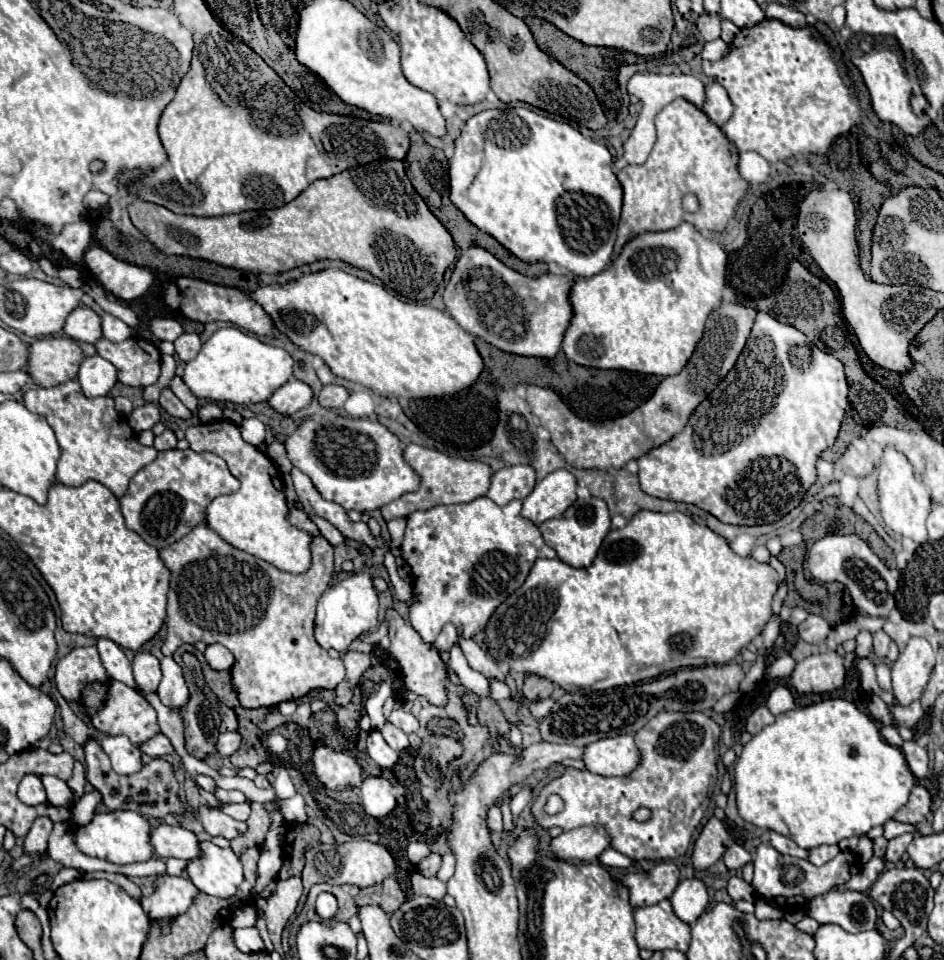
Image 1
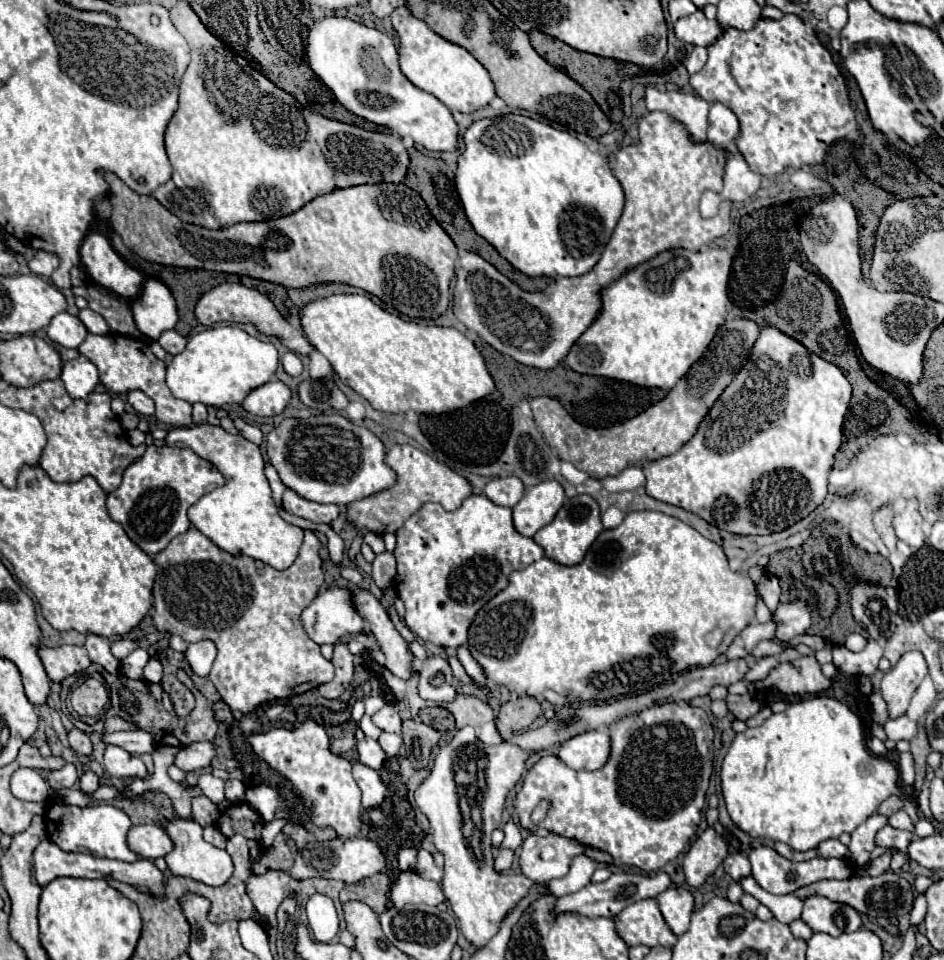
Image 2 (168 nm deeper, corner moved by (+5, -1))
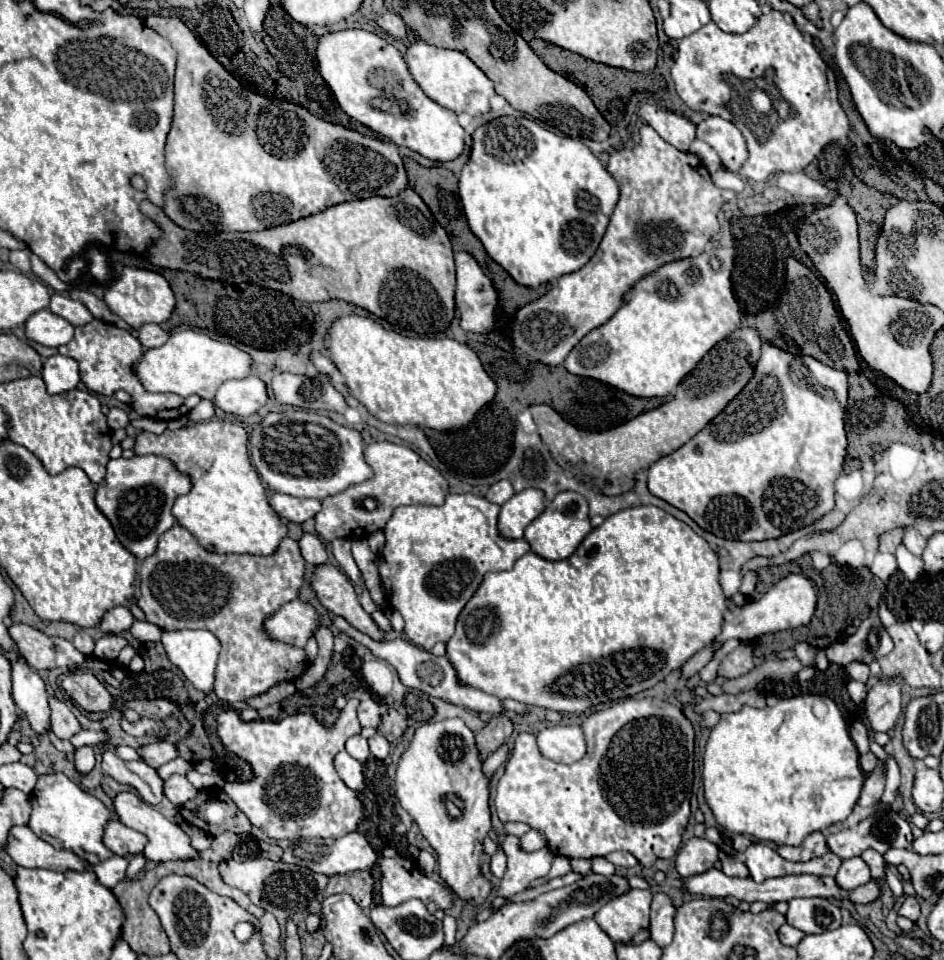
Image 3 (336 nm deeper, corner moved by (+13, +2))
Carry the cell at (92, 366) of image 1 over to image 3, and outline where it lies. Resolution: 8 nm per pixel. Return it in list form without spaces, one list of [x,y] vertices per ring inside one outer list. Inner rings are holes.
[[[55,354],[43,362],[41,376],[49,394],[61,394],[73,390],[79,382],[79,366],[73,358]]]

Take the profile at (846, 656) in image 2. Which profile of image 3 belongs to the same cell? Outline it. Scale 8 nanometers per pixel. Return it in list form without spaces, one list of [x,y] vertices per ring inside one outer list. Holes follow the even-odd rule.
[[[851,662],[851,664],[847,666],[847,672],[849,672],[849,676],[851,676],[853,680],[857,680],[857,682],[867,684],[867,680],[869,680],[869,666],[863,664],[863,662]]]

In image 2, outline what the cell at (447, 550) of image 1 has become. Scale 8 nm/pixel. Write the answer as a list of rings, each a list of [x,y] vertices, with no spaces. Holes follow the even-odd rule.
[[[473,495],[463,501],[455,511],[445,511],[439,503],[425,503],[423,509],[415,511],[405,525],[395,533],[397,535],[397,593],[405,603],[405,623],[421,639],[429,639],[441,647],[455,649],[467,643],[469,625],[475,619],[477,611],[491,601],[497,593],[507,587],[509,575],[513,571],[525,569],[527,565],[539,561],[545,553],[531,537],[521,535],[513,527],[511,507],[501,507],[489,501],[485,495]],[[451,593],[473,593],[471,601],[455,601]]]

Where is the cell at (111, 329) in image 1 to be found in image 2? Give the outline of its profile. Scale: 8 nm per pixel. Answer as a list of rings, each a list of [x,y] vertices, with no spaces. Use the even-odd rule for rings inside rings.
[[[81,309],[79,319],[83,321],[83,325],[87,327],[89,333],[95,333],[95,335],[109,333],[109,325],[107,325],[107,321],[105,321],[99,313],[95,313],[95,311],[91,311],[91,309]]]

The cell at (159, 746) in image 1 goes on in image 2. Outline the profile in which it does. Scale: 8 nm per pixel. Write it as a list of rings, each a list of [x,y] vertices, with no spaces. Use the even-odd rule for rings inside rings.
[[[117,731],[103,735],[103,741],[109,745],[117,745],[129,753],[153,753],[155,741],[147,731]]]

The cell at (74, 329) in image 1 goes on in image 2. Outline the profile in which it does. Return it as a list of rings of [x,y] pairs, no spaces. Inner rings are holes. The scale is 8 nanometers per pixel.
[[[59,313],[51,319],[49,327],[47,327],[47,335],[53,343],[59,343],[63,347],[79,347],[85,337],[89,335],[87,327],[79,321],[79,317],[71,315],[71,313]]]

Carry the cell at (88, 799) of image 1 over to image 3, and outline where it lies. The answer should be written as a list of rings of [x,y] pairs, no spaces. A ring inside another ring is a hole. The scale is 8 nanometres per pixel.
[[[81,746],[79,750],[75,750],[75,766],[81,774],[87,774],[93,770],[95,766],[95,752],[91,746]]]

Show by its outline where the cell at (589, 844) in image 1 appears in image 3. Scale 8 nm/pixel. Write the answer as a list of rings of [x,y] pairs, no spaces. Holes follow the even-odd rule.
[[[507,834],[501,842],[503,852],[507,854],[507,872],[501,878],[501,884],[497,888],[497,896],[515,896],[523,890],[527,890],[529,882],[535,878],[547,876],[553,854],[549,848],[541,848],[535,852],[523,852],[519,846],[519,838]]]

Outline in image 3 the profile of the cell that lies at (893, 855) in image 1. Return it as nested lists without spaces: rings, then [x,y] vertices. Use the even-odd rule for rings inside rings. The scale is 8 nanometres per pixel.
[[[849,858],[849,860],[843,860],[837,876],[835,876],[835,882],[839,888],[843,890],[853,890],[857,886],[863,886],[871,880],[871,874],[869,874],[869,866],[861,860],[861,858]]]

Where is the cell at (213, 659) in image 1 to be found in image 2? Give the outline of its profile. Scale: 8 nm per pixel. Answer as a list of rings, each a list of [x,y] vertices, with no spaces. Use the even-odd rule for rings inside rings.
[[[199,641],[199,643],[191,643],[189,649],[185,651],[185,655],[189,659],[193,673],[207,677],[213,667],[213,661],[217,657],[217,647],[213,641]]]

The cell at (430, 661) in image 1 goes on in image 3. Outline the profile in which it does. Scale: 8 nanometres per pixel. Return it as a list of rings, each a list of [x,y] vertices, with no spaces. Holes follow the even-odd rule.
[[[331,564],[315,566],[311,578],[311,590],[315,592],[317,600],[327,612],[343,616],[351,626],[371,636],[373,640],[383,640],[381,630],[371,620],[371,616],[361,608],[353,584],[341,570],[337,570]]]

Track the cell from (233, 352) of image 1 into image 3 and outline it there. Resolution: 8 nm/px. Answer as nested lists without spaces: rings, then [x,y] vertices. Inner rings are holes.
[[[181,330],[181,332],[173,332],[163,346],[145,350],[137,360],[133,374],[147,392],[165,392],[183,398],[191,394],[199,394],[201,398],[213,400],[217,388],[225,380],[247,378],[251,374],[251,358],[243,350],[213,340],[203,332]]]

